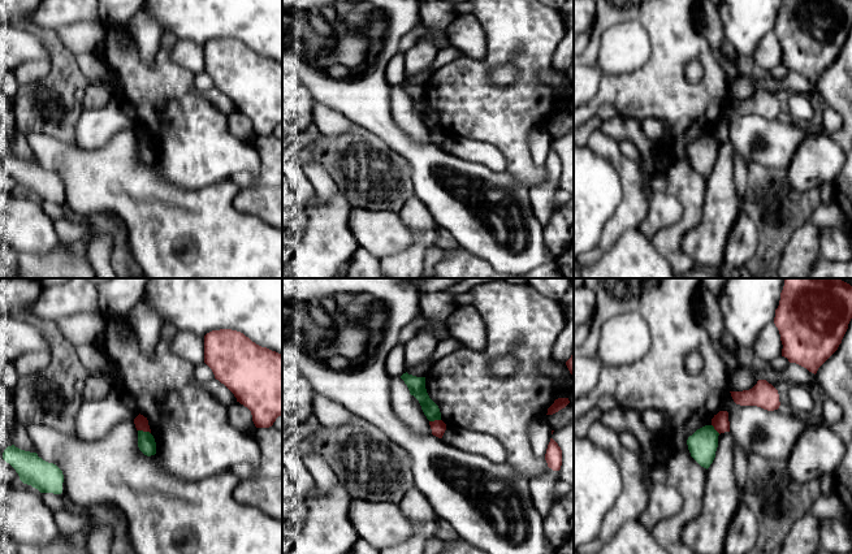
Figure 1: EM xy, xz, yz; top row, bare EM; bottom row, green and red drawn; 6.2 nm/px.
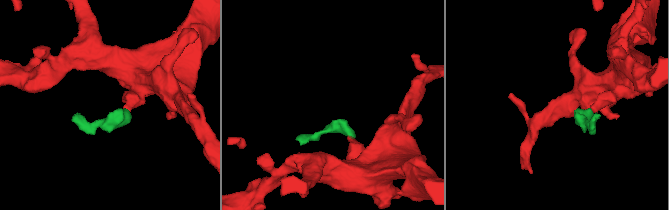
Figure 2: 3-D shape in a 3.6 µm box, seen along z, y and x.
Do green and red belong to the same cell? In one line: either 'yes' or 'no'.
no

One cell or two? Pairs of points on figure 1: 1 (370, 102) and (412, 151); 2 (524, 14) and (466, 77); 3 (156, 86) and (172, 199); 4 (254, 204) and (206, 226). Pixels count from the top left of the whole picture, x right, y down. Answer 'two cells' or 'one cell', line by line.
1: one cell
2: one cell
3: two cells
4: two cells

